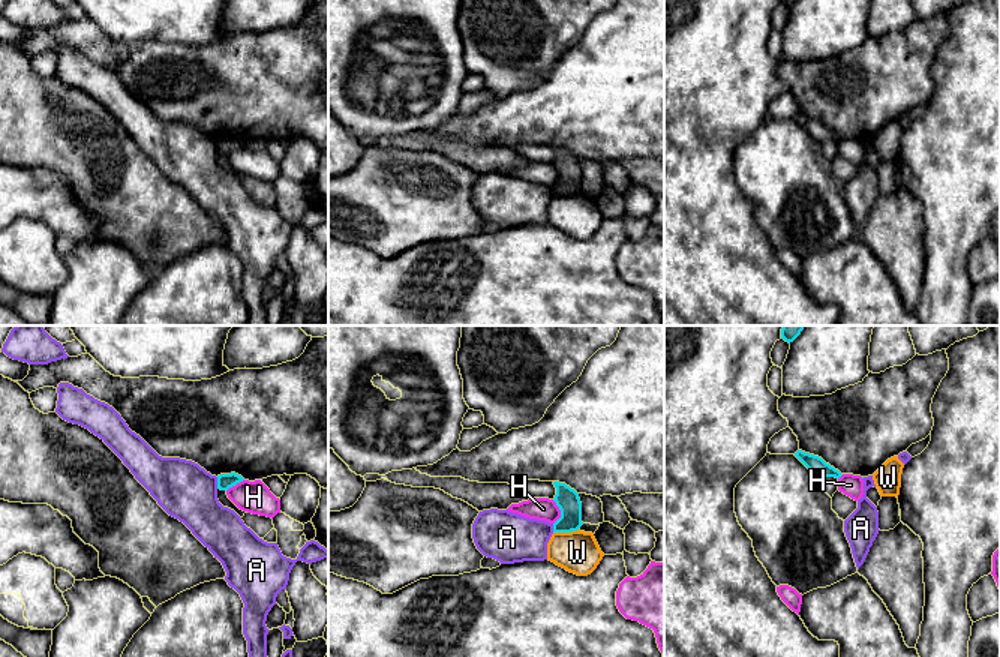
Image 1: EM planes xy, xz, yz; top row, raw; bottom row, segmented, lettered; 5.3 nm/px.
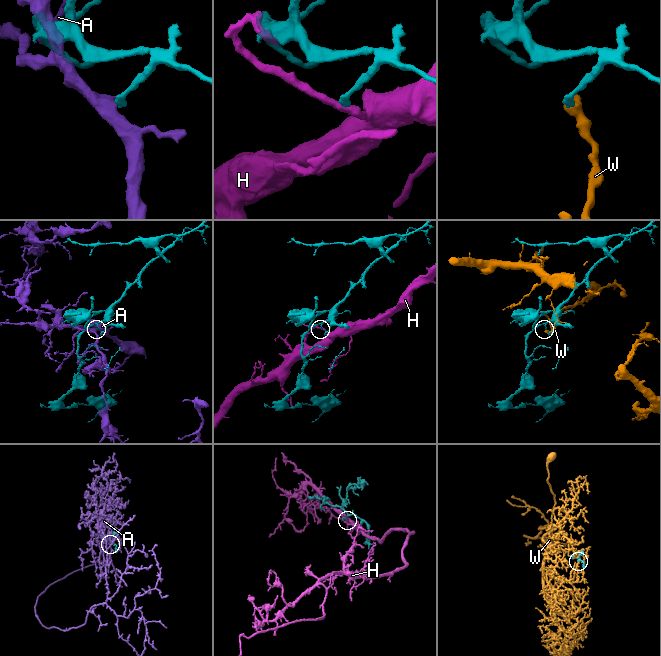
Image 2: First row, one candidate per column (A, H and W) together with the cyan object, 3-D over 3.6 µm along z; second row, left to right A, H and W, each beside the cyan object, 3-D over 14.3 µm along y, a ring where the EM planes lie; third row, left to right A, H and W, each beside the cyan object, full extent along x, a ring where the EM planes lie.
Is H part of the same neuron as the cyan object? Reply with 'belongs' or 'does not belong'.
does not belong

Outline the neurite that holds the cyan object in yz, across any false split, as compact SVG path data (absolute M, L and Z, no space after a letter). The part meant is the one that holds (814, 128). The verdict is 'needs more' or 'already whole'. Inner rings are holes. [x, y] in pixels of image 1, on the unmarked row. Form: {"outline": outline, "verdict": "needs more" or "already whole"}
{"outline": "M798 114L795 120L819 142L835 141L840 142L843 138L826 128L822 122Z", "verdict": "already whole"}

